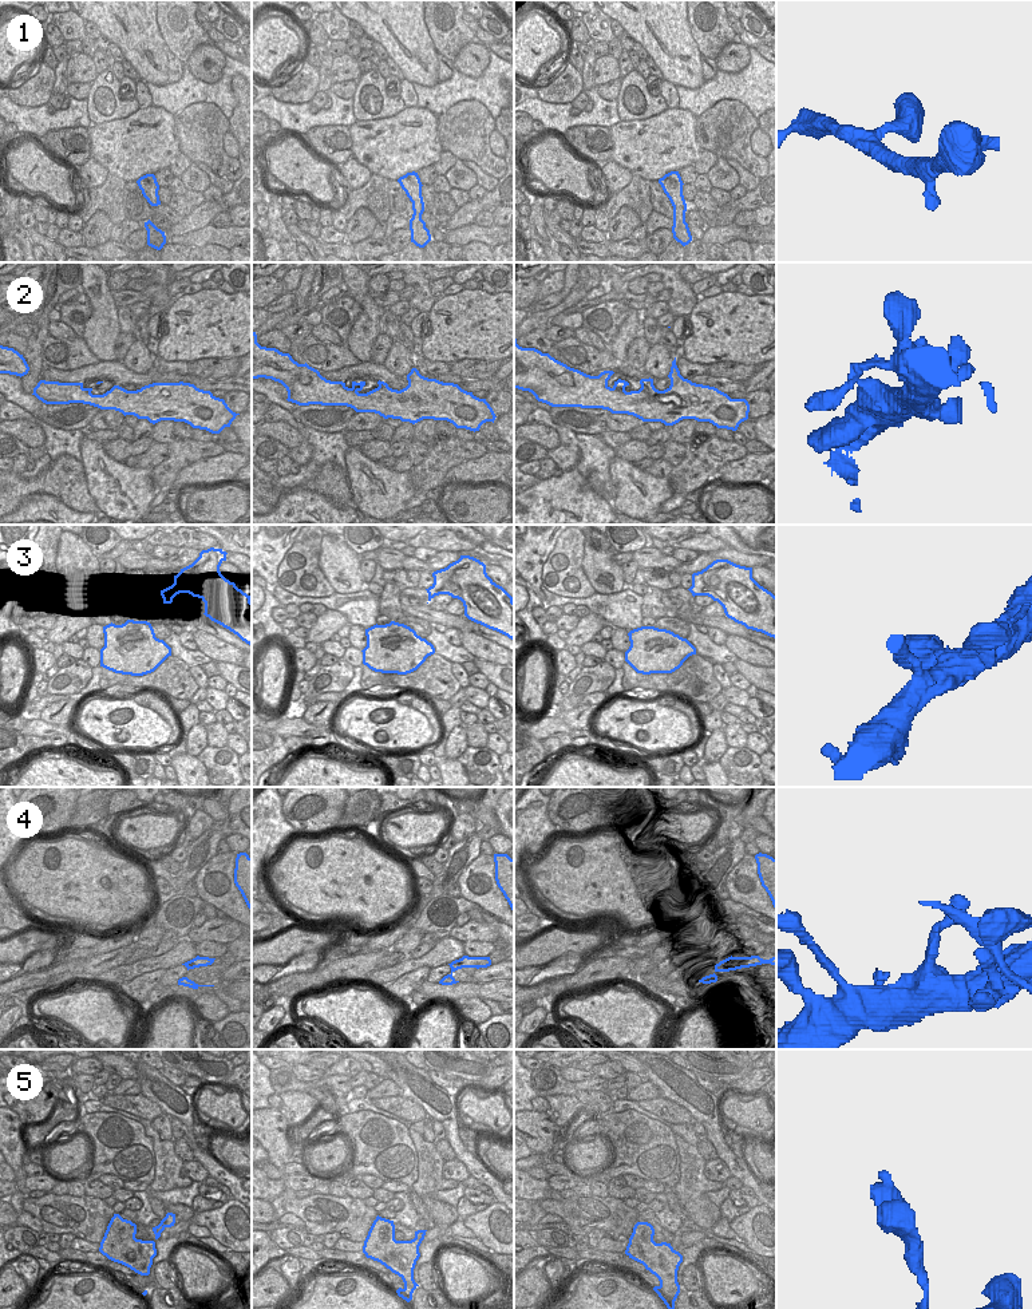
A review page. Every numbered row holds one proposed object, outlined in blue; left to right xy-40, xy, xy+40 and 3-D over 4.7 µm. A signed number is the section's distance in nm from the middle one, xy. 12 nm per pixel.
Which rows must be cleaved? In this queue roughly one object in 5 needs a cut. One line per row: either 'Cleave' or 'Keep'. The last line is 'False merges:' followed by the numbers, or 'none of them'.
1: Keep
2: Keep
3: Keep
4: Keep
5: Keep
False merges: none of them.

